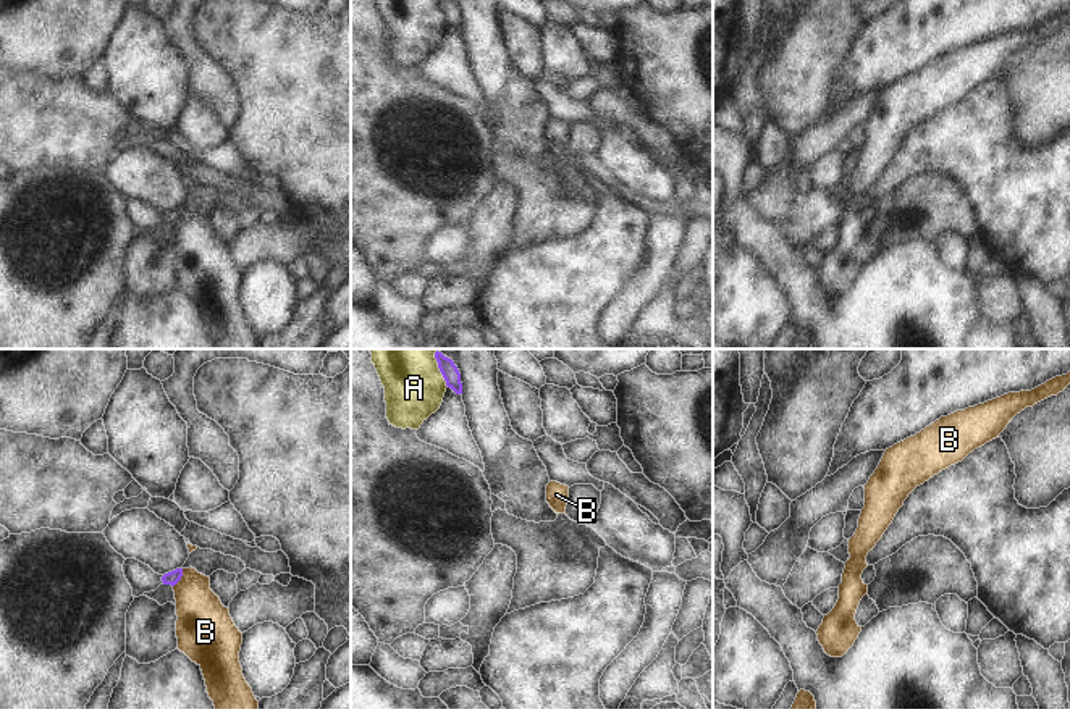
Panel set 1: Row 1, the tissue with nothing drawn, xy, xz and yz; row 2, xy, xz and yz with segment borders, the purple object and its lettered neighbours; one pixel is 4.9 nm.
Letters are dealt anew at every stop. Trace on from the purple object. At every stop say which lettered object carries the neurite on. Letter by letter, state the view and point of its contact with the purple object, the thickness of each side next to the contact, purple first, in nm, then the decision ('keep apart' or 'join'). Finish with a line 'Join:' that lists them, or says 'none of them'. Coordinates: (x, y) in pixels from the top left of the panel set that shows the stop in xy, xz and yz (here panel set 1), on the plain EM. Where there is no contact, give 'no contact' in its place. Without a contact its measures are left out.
A: xz (442, 12) | 90/280 nm | keep apart
B: xy (180, 217) | 70/260 nm | keep apart
Join: none of them

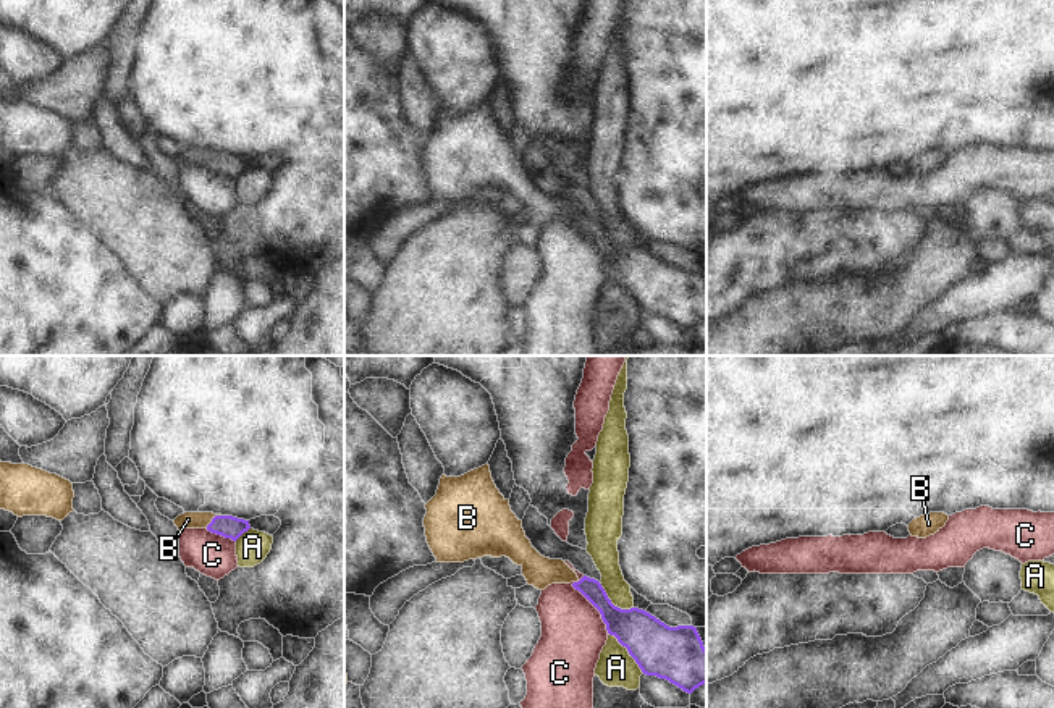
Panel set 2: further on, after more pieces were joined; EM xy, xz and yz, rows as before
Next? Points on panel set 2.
A: xz (628, 288) | 280/190 nm | keep apart
B: xy (212, 157) | 110/80 nm | join
C: xz (595, 244) | 200/320 nm | keep apart
Join: B

